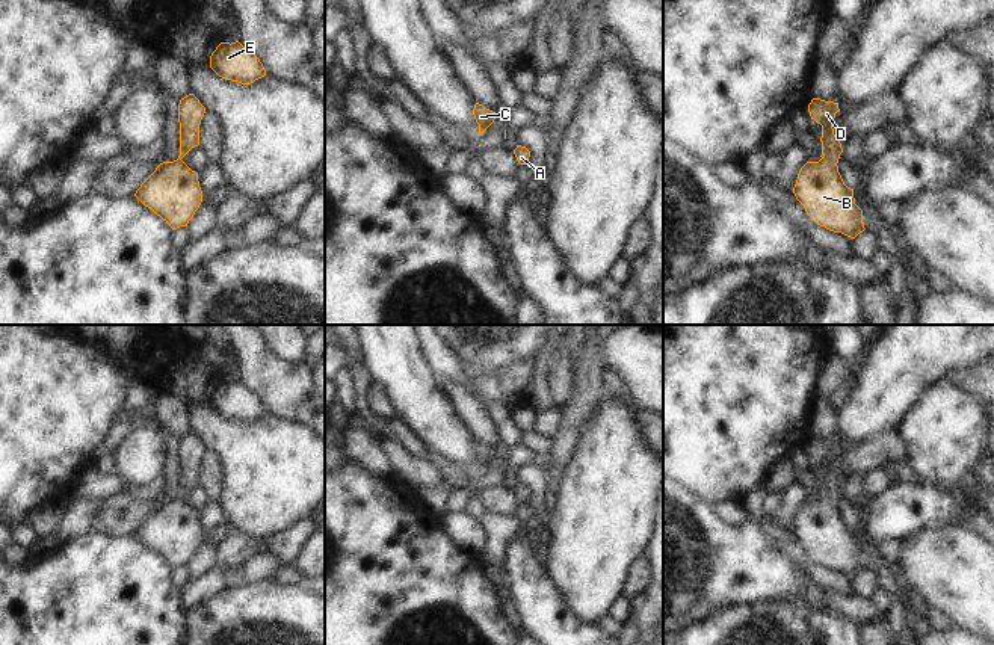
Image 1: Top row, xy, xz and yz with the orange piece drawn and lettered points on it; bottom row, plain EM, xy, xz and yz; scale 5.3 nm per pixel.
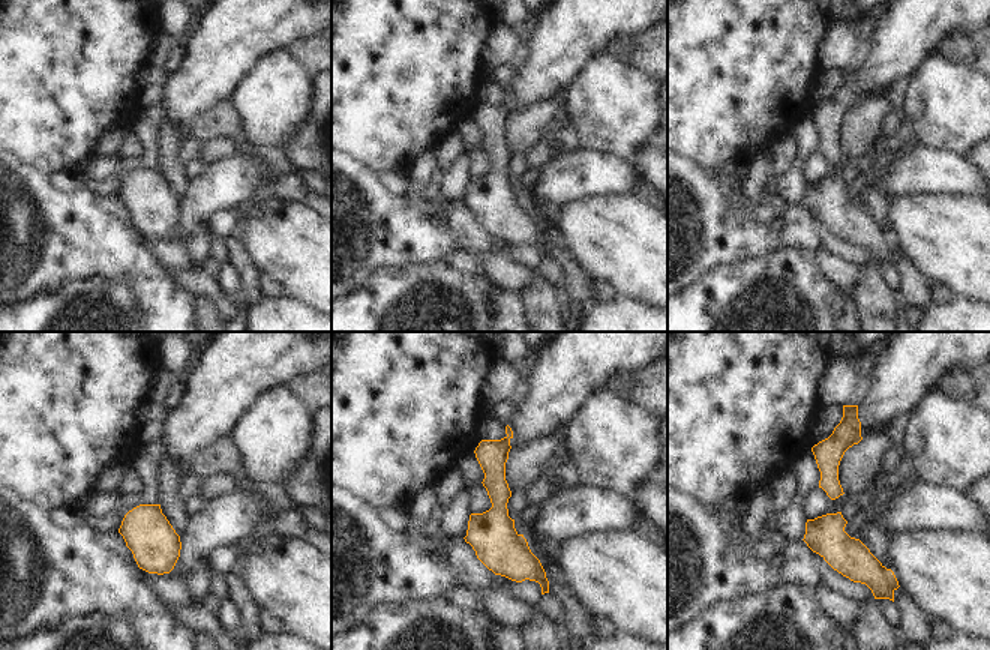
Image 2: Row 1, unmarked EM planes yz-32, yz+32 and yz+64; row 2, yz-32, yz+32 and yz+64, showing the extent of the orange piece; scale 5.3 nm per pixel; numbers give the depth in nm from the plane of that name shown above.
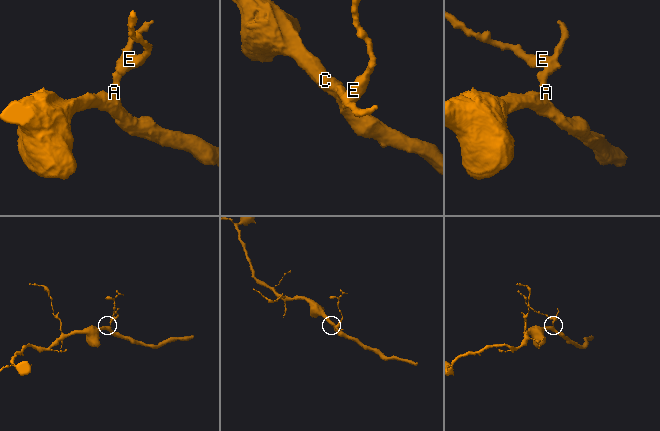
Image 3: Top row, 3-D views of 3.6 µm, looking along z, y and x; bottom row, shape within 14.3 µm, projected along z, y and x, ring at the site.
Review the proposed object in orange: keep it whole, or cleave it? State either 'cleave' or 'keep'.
keep

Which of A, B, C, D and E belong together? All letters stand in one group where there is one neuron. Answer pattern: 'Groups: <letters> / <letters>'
Groups: A B C D E

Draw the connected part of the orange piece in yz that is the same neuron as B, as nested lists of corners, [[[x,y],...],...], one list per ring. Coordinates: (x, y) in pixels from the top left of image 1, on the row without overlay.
[[[813,437],[808,450],[822,464],[822,497],[801,506],[793,532],[817,563],[855,577],[866,566],[854,527],[844,523],[837,505],[843,491],[832,467],[838,441]]]

